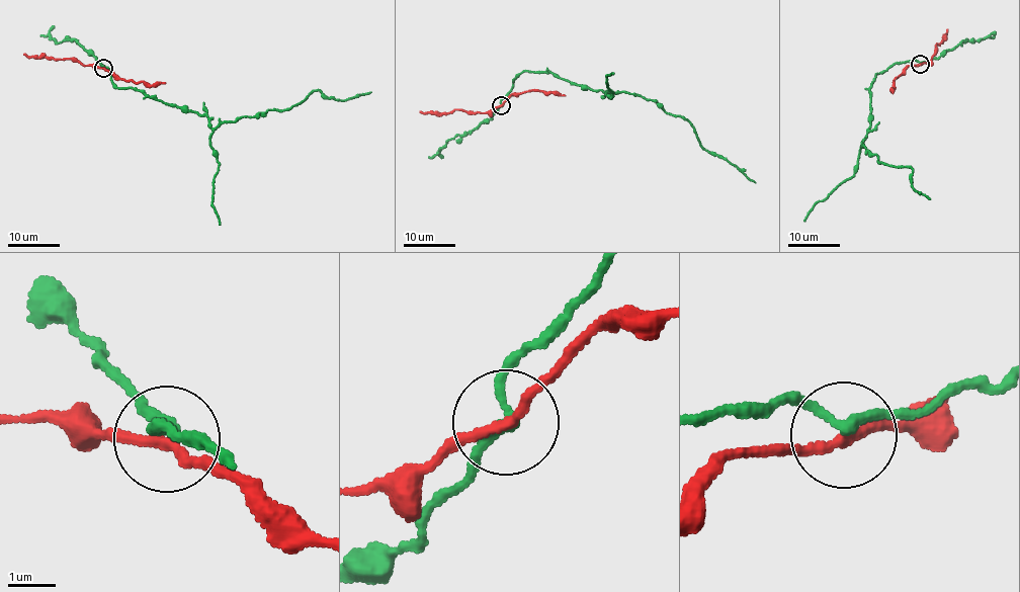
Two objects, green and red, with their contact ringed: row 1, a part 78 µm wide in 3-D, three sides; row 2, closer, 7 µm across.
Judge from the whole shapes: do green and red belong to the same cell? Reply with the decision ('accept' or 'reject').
accept

